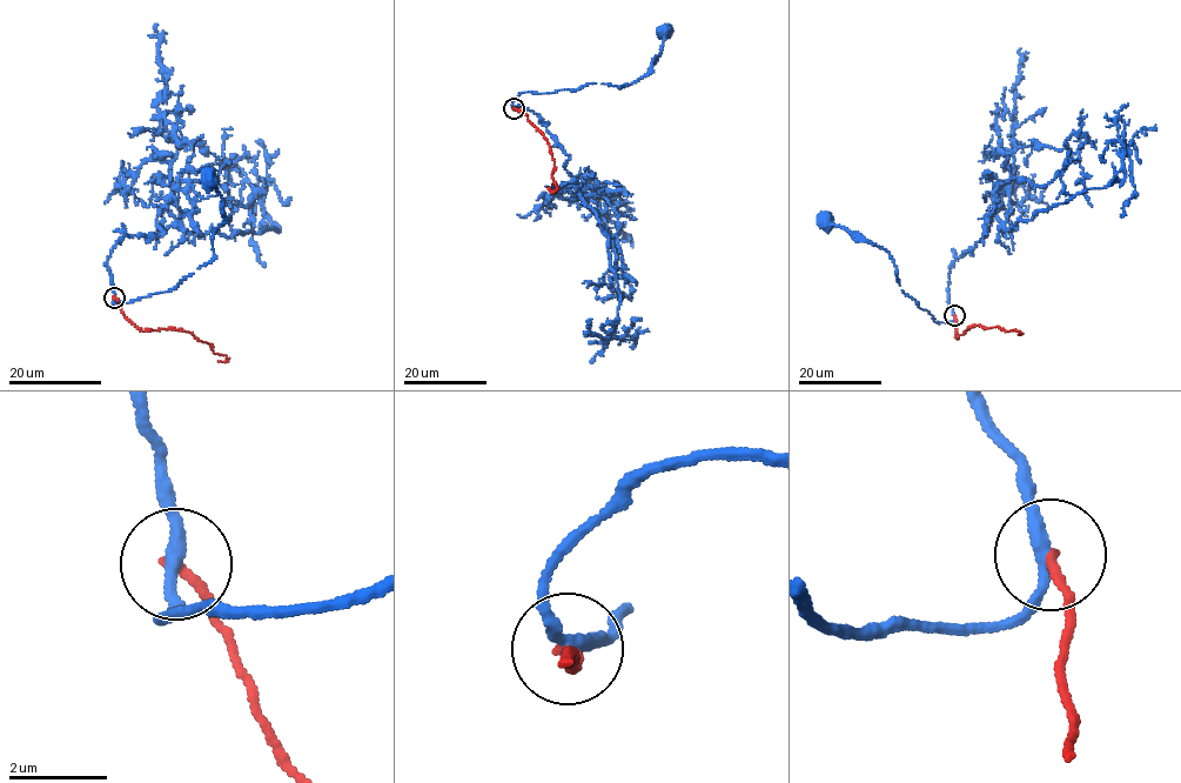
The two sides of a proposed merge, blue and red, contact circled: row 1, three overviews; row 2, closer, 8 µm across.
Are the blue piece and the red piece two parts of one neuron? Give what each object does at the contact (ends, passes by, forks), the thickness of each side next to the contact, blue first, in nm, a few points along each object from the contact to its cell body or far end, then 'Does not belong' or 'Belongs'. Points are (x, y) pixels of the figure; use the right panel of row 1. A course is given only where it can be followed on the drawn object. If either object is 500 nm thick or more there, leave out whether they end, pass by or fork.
At the ring blue passes by. At the ring red ends. Thickness 240 nm (blue) against 200 nm. Course of blue: (954, 316), (951, 321), (933, 321), (901, 290), (897, 267), (884, 249), (826, 221). Course of red: (954, 316), (957, 339), (979, 325), (1018, 330), (1019, 335). Does not belong

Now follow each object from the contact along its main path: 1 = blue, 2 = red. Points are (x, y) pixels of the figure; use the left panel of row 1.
1: (115, 298), (113, 302), (120, 303), (170, 290), (213, 258), (212, 236), (223, 219), (222, 199), (207, 179)
2: (115, 298), (125, 316), (142, 330), (190, 333), (210, 345), (215, 353), (228, 357), (219, 362)

